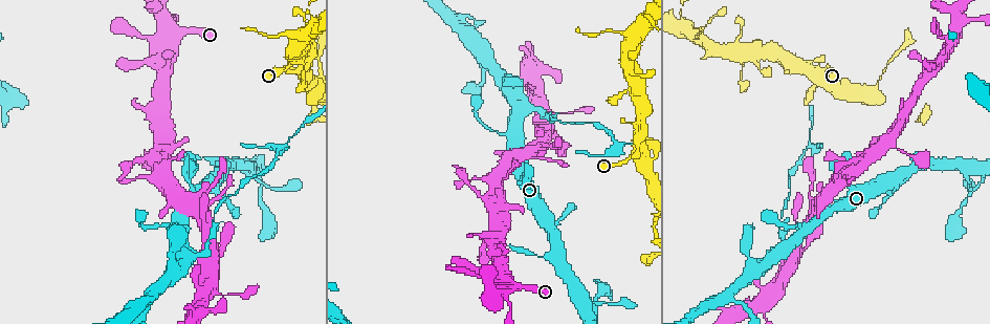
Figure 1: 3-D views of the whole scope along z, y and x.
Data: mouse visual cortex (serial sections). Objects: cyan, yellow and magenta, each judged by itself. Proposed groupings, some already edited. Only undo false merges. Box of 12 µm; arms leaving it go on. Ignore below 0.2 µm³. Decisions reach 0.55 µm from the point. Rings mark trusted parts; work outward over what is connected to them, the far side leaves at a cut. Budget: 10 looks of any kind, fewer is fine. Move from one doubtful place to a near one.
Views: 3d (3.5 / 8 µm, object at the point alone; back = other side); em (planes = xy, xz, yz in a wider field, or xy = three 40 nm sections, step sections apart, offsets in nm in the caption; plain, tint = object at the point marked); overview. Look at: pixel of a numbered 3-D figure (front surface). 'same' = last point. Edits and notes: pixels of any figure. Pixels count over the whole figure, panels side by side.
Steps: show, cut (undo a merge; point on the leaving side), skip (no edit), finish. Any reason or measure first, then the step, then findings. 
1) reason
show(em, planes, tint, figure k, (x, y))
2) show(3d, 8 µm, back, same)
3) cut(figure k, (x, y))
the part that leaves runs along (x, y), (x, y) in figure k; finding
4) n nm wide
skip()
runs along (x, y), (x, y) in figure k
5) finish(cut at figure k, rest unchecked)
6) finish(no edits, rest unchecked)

calibre changes
show(3d, 3.5 µm, figure 1, (308, 12))

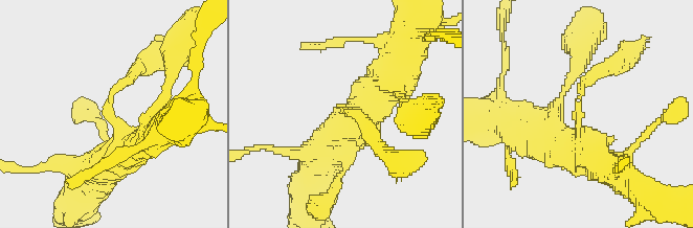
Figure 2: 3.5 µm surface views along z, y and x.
now the EM
show(em, xy, step 3, tint, figure 2, (110, 114))

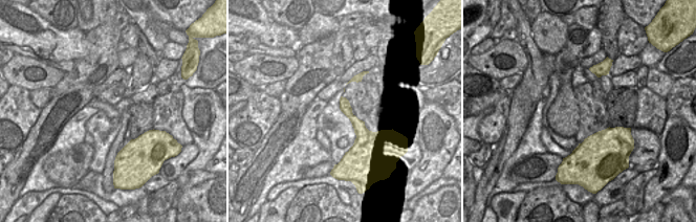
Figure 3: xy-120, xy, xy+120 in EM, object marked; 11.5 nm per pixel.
arms of 150, 500 nm
skip()
runs along (105, 167), (124, 147), (108, 96), (137, 74) in figure 2; continuous, no second cell

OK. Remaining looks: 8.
a fork
show(3d, 3.5 µm, figure 1, (531, 96))

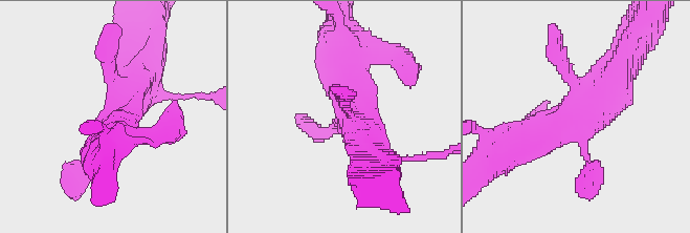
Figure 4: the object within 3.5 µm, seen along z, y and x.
need the tissue
show(em, planes, tint, figure 4, (572, 123))

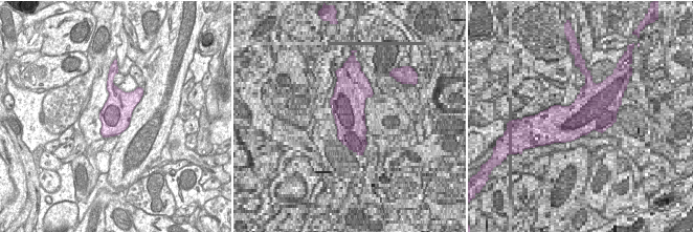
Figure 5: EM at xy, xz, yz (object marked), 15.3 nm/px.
skip()
runs along (619, 70), (573, 122), (512, 144) in figure 4; all the same cell

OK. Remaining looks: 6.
thin neck
show(3d, 3.5 µm, figure 1, (213, 220))

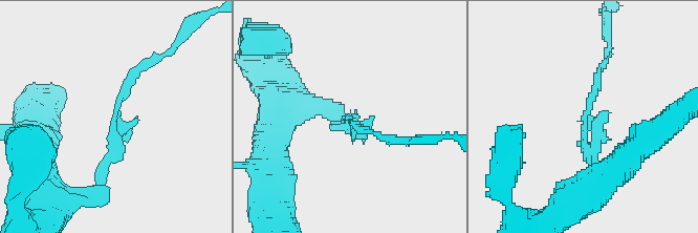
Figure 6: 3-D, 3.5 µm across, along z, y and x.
arms of 150, 150 nm; need the tissue
show(em, xy, step 3, tint, figure 6, (348, 117))

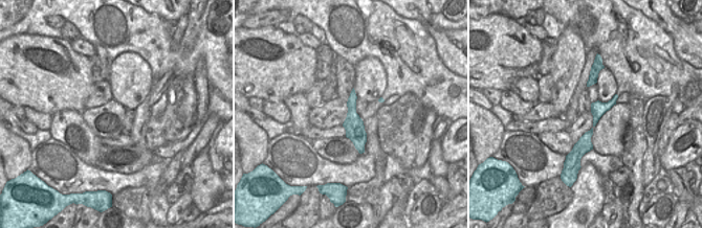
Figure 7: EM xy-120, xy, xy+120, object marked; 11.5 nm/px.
cut(figure 6, (128, 81))
the part that leaves runs along (115, 113), (135, 71), (174, 43) in figure 6; two cells meet here

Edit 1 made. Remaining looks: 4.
abrupt turn
show(3d, 3.5 µm, figure 1, (978, 168))

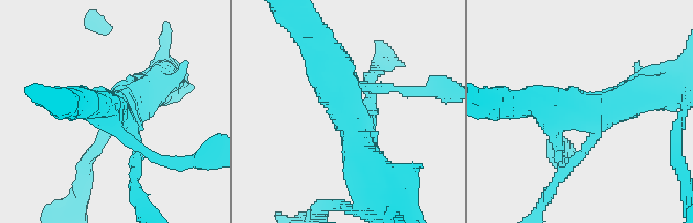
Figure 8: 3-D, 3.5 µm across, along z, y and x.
shape alone is not enough
show(em, xy, step 3, tint, figure 8, (353, 111))

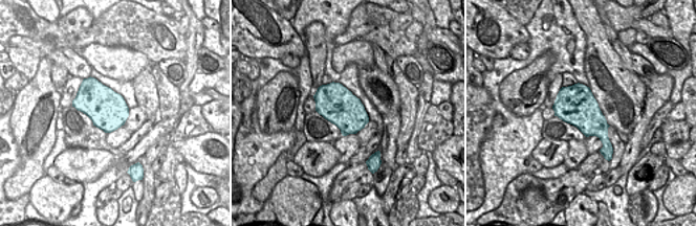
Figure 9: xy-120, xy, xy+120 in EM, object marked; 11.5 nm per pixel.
420 nm wide
skip()
runs along (523, 105), (596, 125), (572, 163) in figure 8; continuous, no second cell

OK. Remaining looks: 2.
finish(cut at figure 6, rest unchecked)

